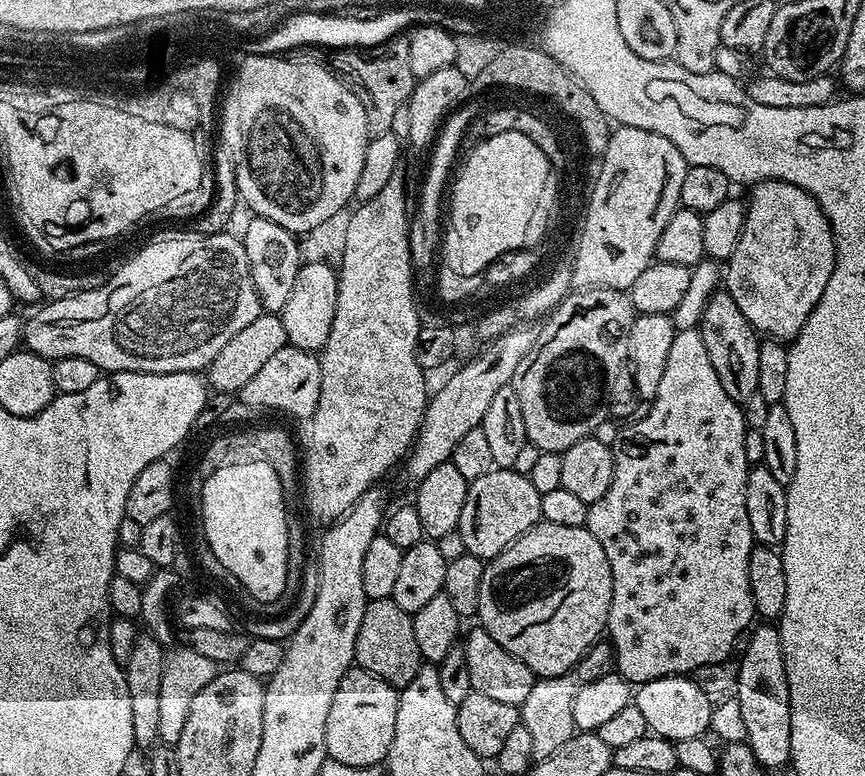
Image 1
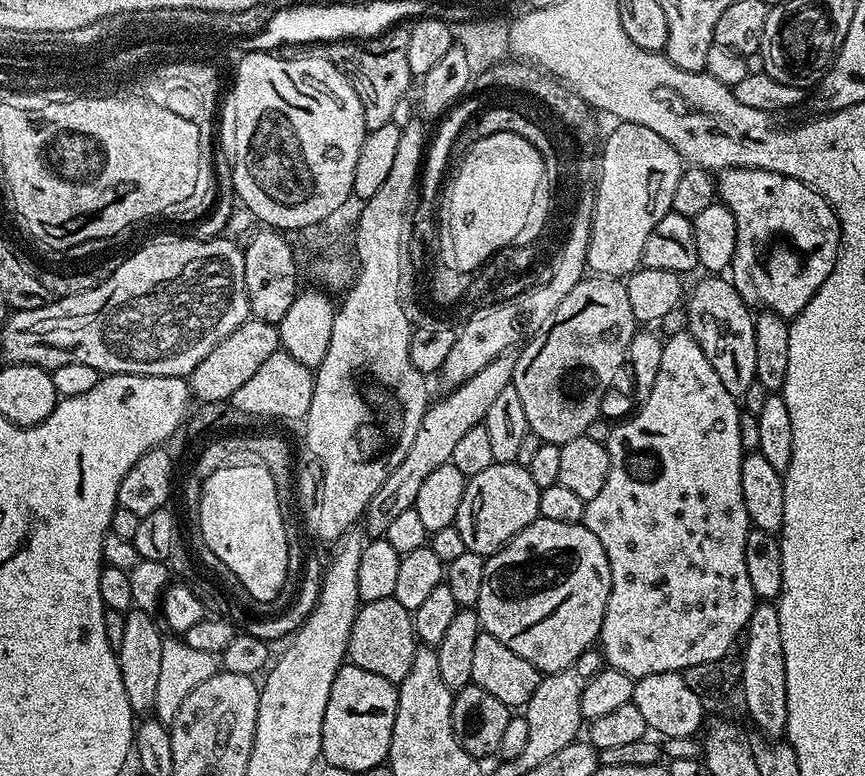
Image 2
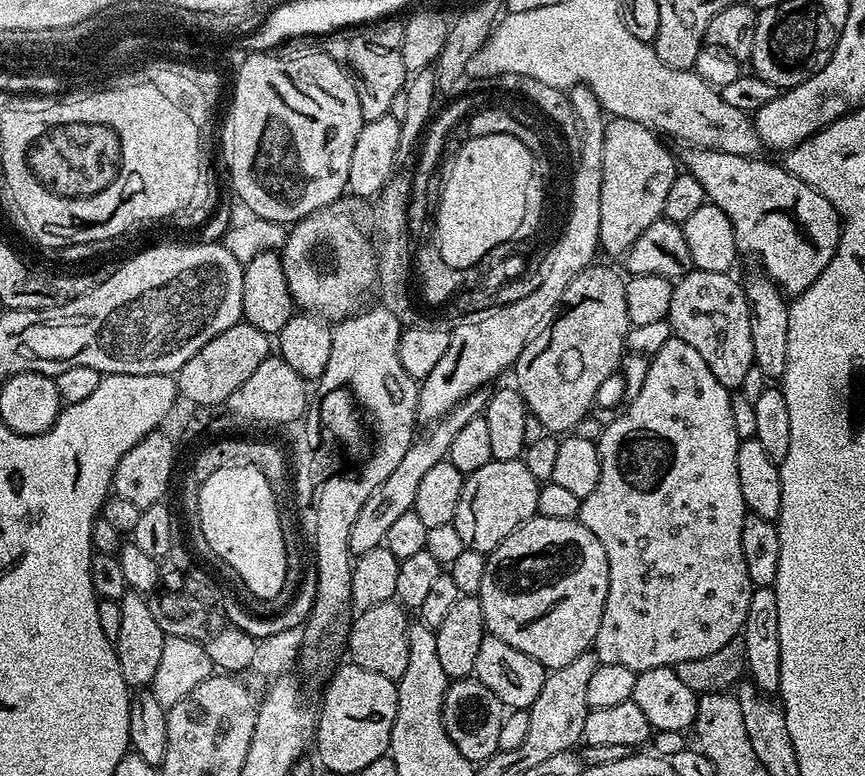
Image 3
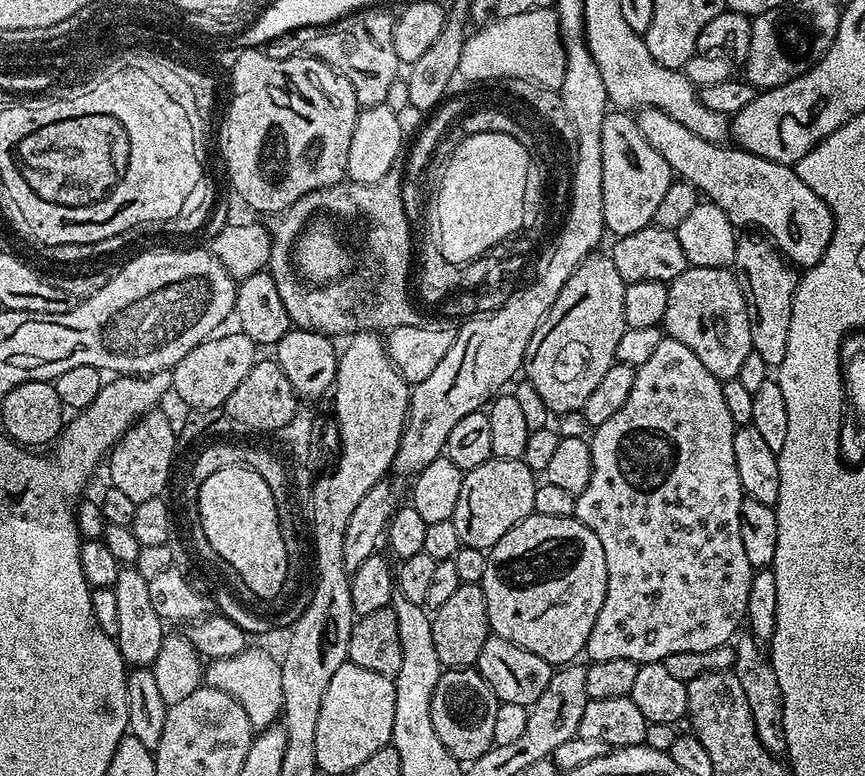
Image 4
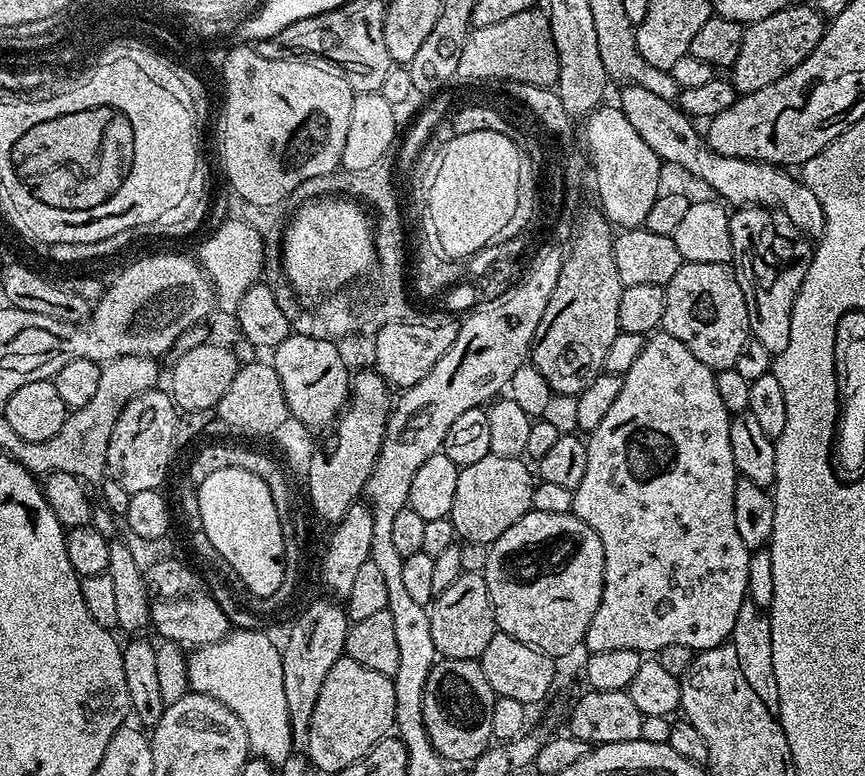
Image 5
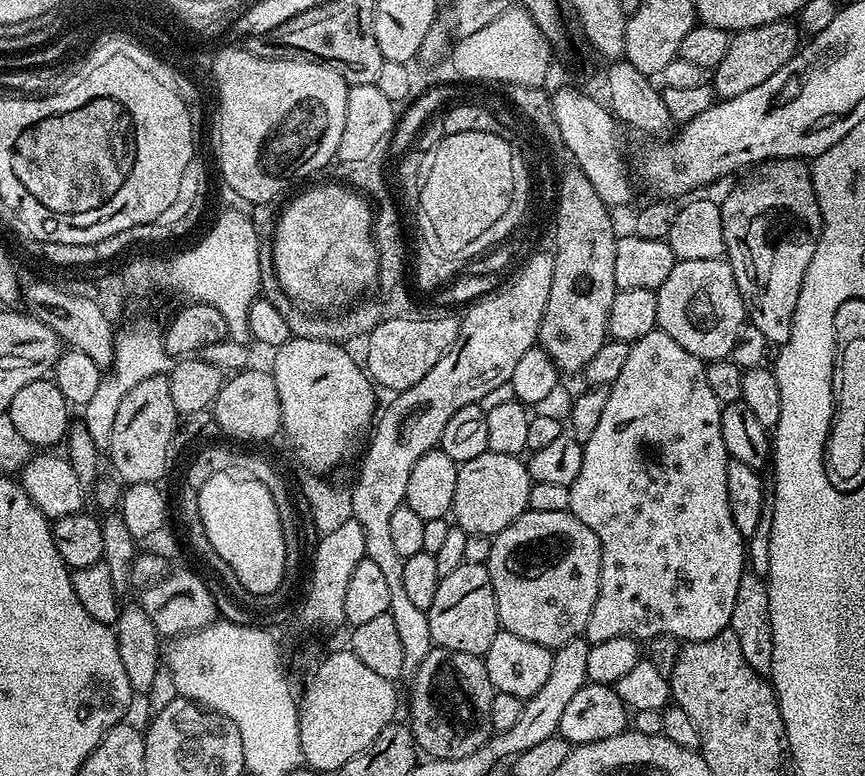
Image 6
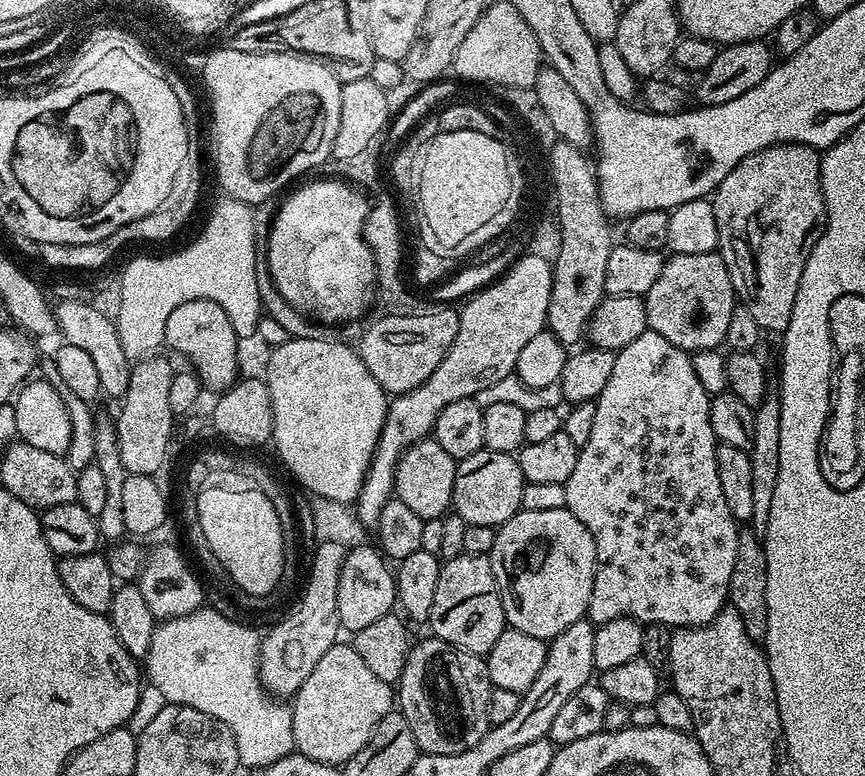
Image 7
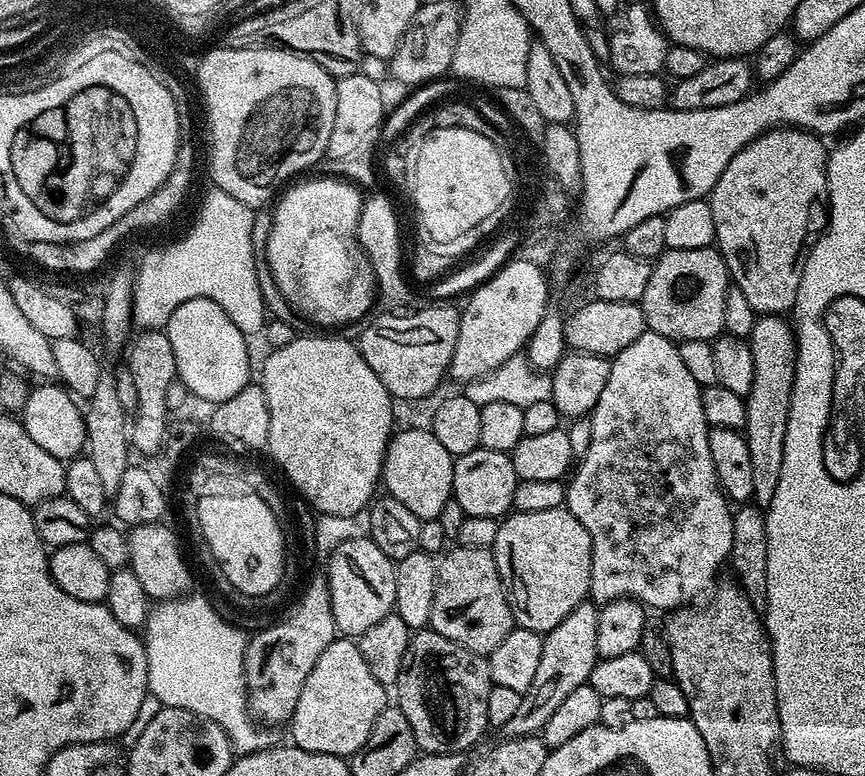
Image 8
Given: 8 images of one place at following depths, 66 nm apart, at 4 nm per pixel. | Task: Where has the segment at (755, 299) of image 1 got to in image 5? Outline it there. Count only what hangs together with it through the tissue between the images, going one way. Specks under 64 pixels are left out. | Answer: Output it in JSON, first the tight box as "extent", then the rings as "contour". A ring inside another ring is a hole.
{"extent":[618,86,824,238],"contour":[[[624,86],[618,99],[618,107],[634,130],[642,137],[642,142],[658,154],[665,165],[677,164],[685,168],[696,180],[709,184],[715,195],[728,206],[755,206],[784,212],[784,216],[800,232],[816,238],[824,231],[824,207],[810,194],[803,180],[792,176],[791,171],[775,164],[764,164],[761,160],[743,160],[718,154],[709,148],[705,137],[696,133],[697,125],[690,117],[681,112],[673,101],[658,94],[650,94],[642,86]],[[696,127],[696,128],[695,128]],[[720,196],[721,197],[720,197]],[[777,208],[777,209],[776,209]]]}

